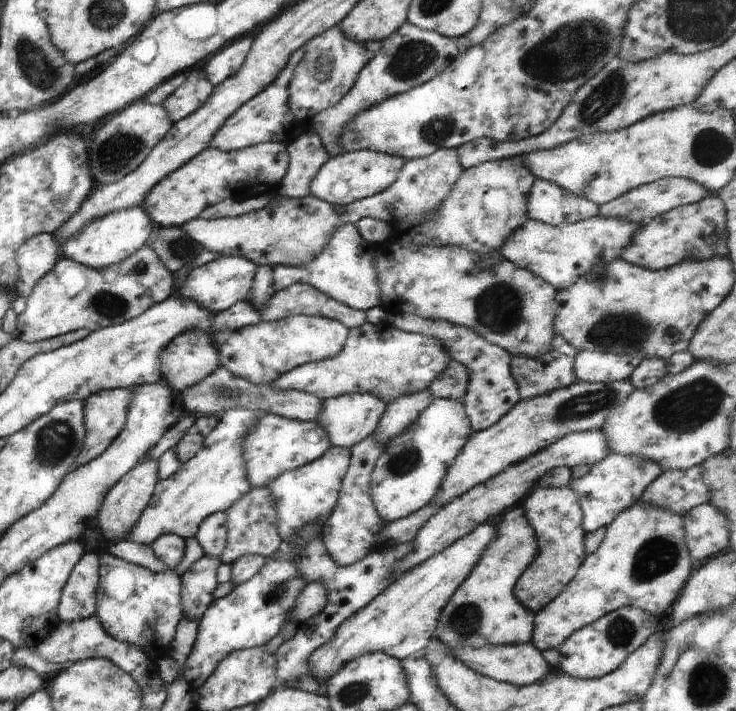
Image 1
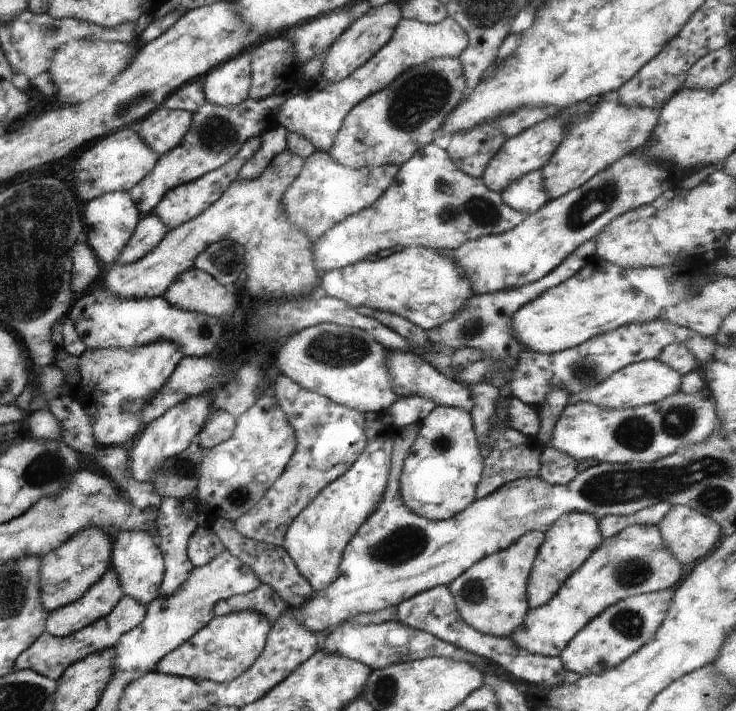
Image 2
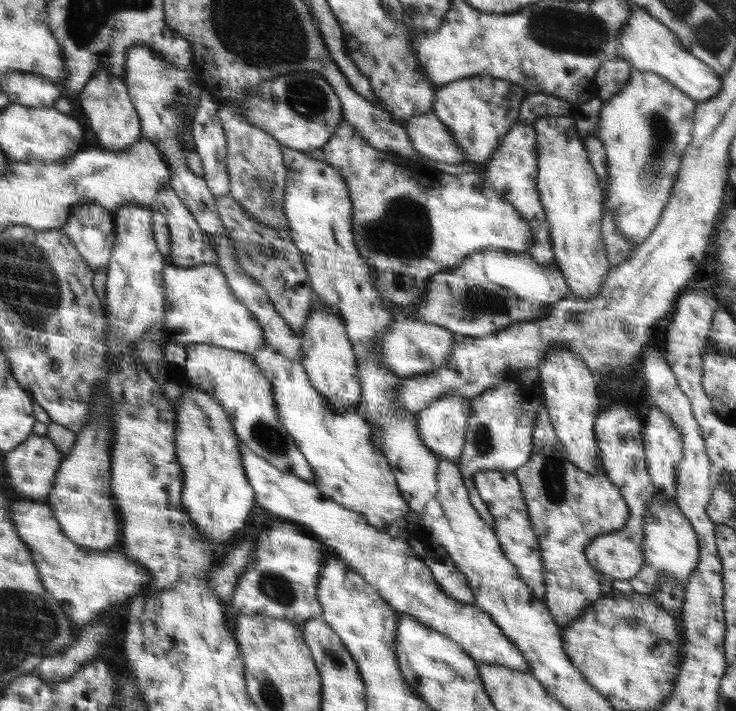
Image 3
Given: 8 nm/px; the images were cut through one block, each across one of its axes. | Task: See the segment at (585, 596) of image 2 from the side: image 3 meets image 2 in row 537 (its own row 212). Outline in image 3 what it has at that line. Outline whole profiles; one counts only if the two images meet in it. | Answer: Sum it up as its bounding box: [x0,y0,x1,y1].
[595,67,696,248]

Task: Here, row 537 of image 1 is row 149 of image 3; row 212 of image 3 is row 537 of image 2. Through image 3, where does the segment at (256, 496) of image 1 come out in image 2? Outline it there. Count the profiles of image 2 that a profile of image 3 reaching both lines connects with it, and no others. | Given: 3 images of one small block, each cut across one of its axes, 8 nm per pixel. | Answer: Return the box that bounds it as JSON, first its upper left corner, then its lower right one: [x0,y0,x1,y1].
[232,373,366,546]

